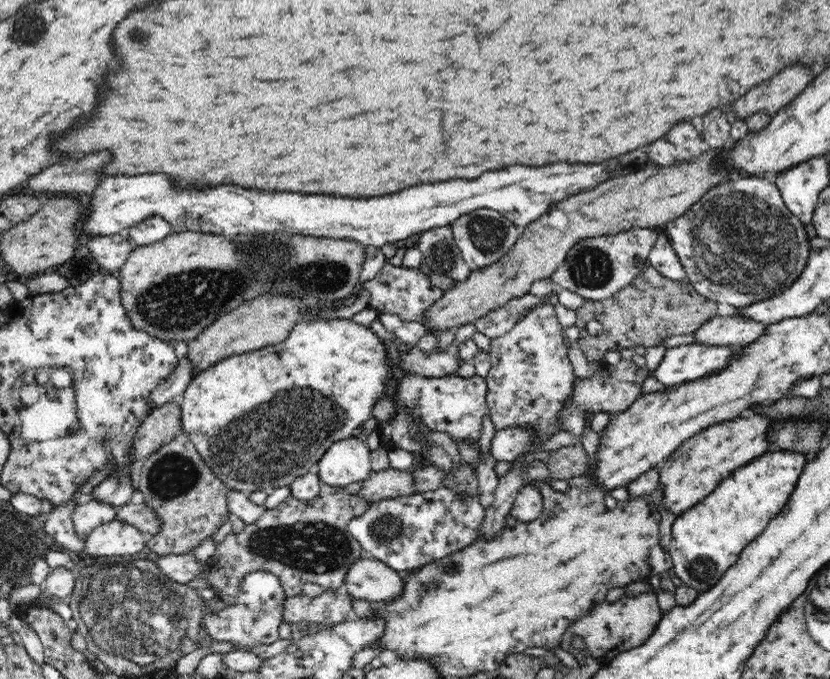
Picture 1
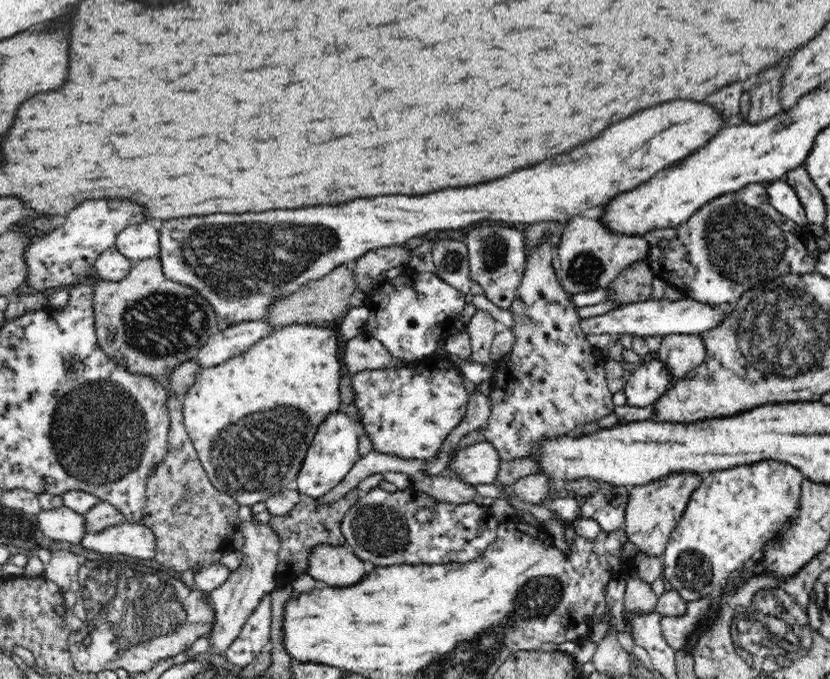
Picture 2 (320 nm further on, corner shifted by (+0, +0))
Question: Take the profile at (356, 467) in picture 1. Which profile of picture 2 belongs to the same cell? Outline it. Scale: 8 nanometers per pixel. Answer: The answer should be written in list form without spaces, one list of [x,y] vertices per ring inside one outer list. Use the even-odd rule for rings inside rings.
[[[339,410],[330,412],[318,426],[310,448],[306,450],[306,457],[296,476],[297,491],[313,499],[330,492],[359,460],[358,437],[361,434],[364,434],[364,427],[360,422]]]

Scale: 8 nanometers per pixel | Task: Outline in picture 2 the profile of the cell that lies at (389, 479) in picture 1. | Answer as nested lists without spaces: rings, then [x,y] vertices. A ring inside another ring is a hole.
[[[449,474],[430,475],[424,478],[413,478],[412,485],[439,501],[452,504],[464,504],[474,502],[478,491],[474,486],[462,482],[460,479]]]

